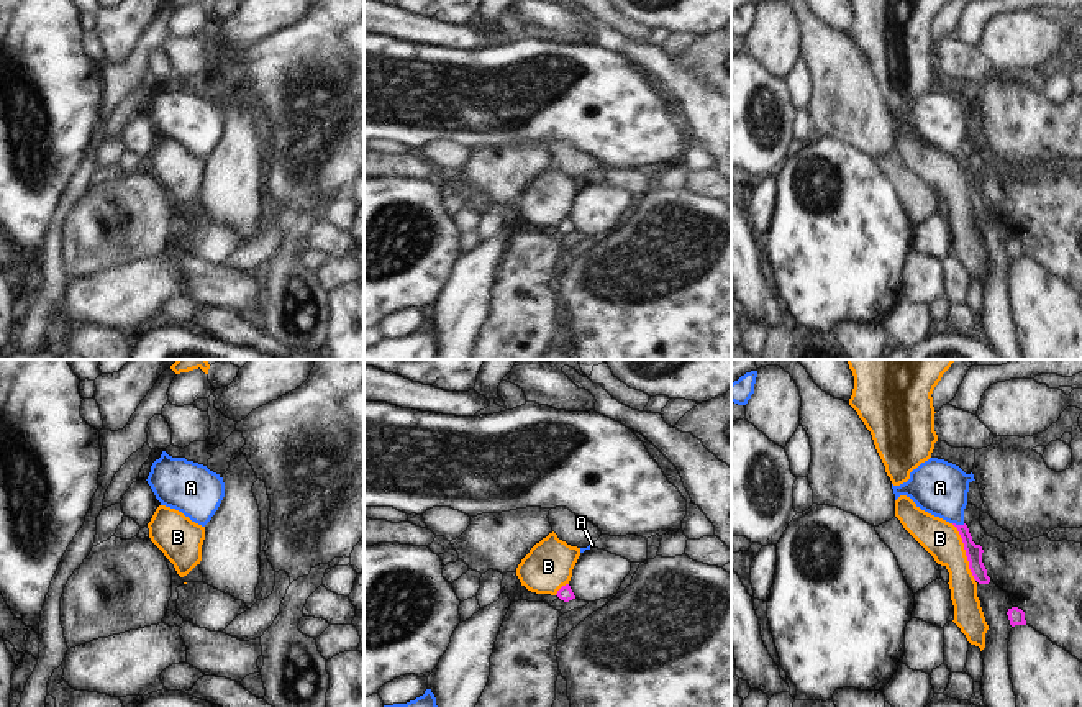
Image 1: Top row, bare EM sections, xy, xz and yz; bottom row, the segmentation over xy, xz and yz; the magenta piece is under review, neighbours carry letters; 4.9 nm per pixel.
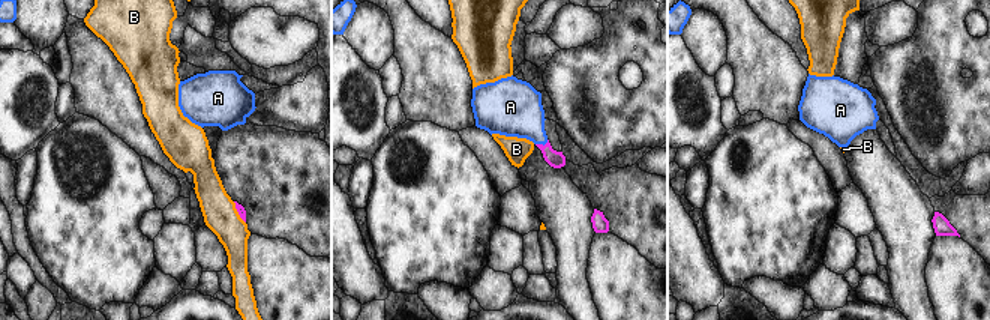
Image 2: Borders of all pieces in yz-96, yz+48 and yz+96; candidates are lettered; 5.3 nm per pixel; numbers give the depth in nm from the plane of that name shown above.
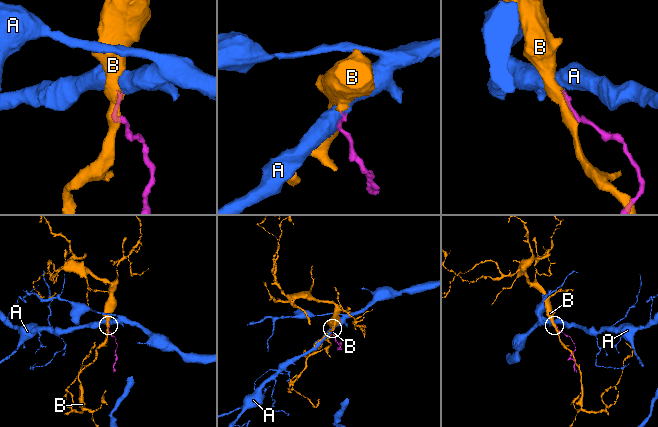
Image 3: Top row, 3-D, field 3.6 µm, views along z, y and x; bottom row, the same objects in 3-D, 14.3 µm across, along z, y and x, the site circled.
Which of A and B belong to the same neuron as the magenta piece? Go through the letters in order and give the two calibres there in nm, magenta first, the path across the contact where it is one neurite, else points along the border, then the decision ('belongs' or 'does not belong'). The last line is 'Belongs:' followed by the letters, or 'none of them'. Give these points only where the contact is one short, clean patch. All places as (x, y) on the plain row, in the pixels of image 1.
A: 80/260 nm | across yz (974, 184), (959, 158), (940, 120) | belongs
B: 80/180 nm | does not belong
Belongs: A

